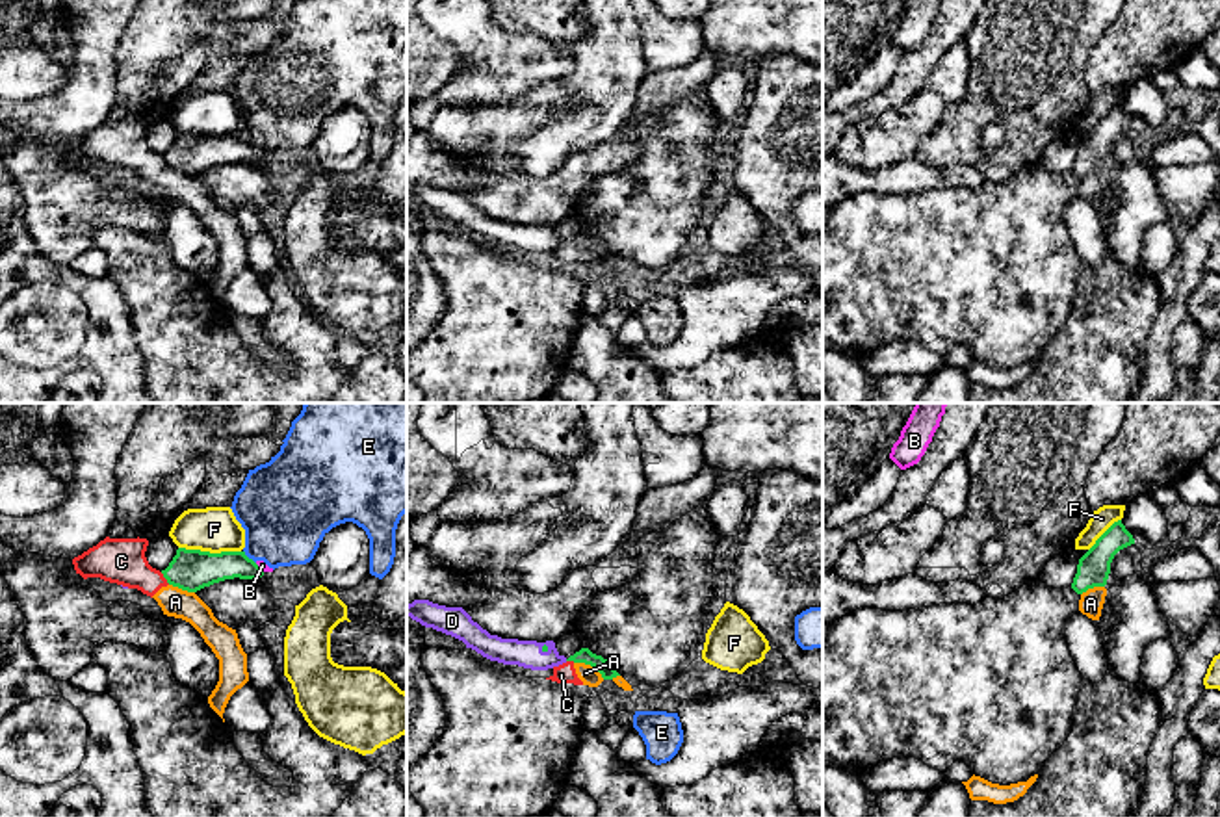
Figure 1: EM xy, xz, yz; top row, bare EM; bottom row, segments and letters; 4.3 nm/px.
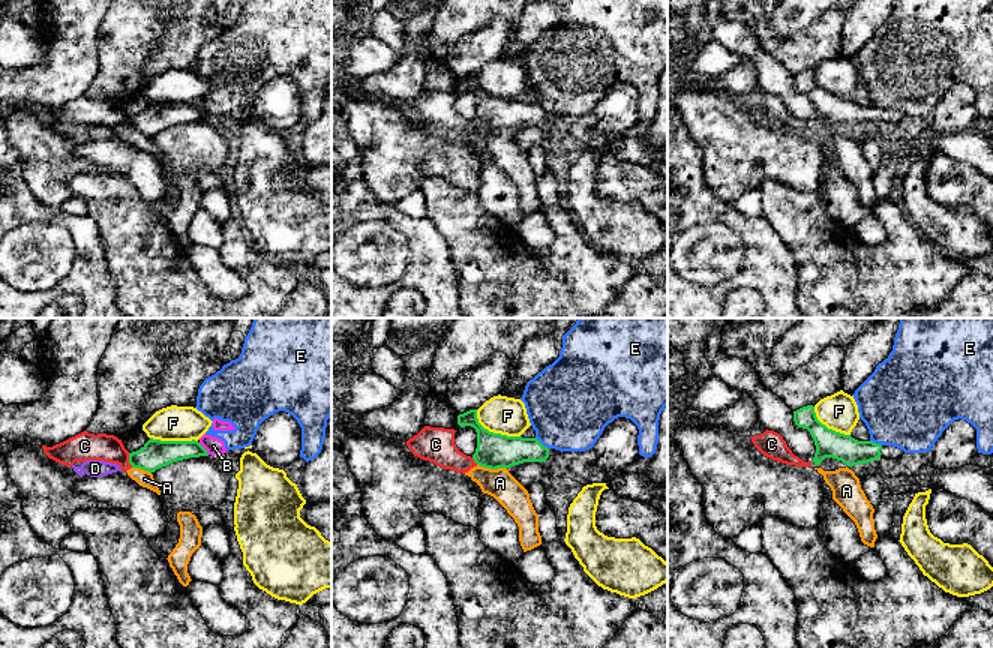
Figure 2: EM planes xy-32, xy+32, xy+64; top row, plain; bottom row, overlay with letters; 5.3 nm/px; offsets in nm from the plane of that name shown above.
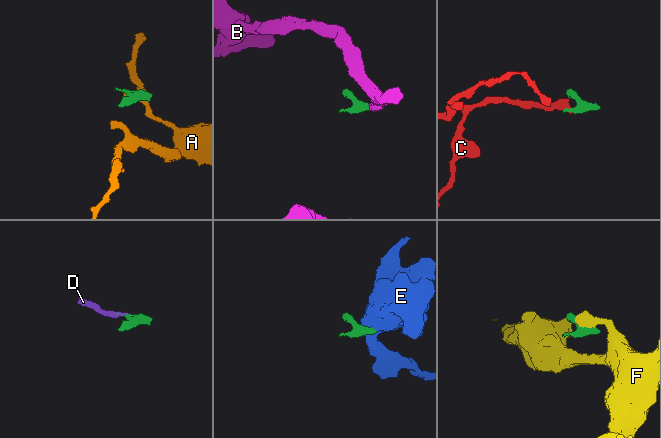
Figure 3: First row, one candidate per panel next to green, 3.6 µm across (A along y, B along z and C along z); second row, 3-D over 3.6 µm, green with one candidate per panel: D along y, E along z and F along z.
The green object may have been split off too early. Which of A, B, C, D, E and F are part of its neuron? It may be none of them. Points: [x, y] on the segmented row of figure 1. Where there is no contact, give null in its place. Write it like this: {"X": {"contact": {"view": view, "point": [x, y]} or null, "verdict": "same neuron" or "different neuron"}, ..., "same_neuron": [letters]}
{"A": {"contact": {"view": "xz", "point": [589, 663]}, "verdict": "different neuron"}, "B": {"contact": {"view": "xy", "point": [259, 567]}, "verdict": "different neuron"}, "C": {"contact": {"view": "xy", "point": [164, 576]}, "verdict": "different neuron"}, "D": {"contact": {"view": "xz", "point": [543, 648]}, "verdict": "same neuron"}, "E": {"contact": {"view": "xy", "point": [247, 557]}, "verdict": "different neuron"}, "F": {"contact": {"view": "xy", "point": [208, 552]}, "verdict": "different neuron"}, "same_neuron": ["D"]}

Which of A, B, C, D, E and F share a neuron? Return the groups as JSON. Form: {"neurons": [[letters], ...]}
{"neurons": [["A", "C"], ["B", "E"], ["D"], ["F"]]}

